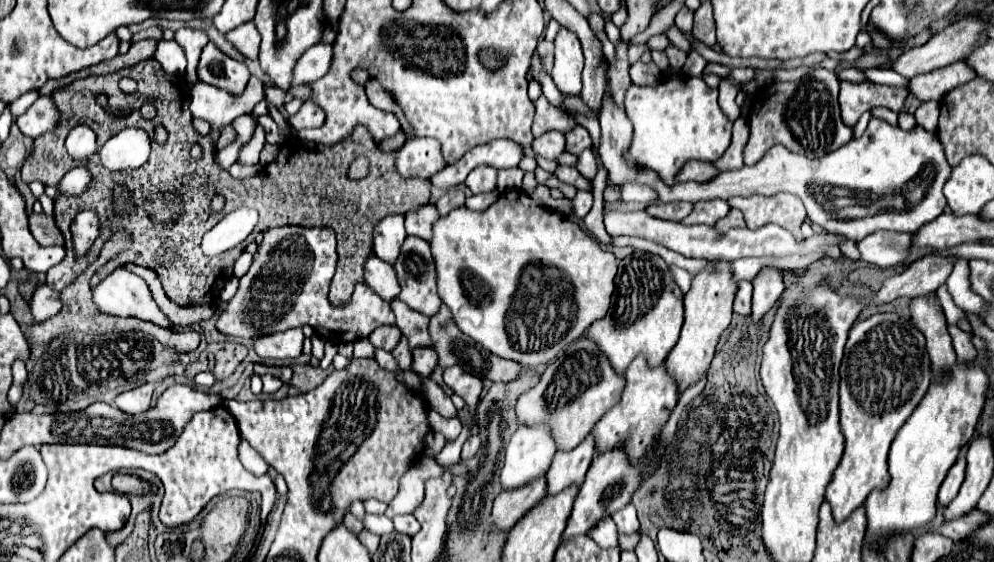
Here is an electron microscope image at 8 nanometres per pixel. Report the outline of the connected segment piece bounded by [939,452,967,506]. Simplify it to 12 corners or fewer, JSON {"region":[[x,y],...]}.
{"region":[[967,458],[951,466],[939,488],[939,504],[947,506],[959,492]]}

